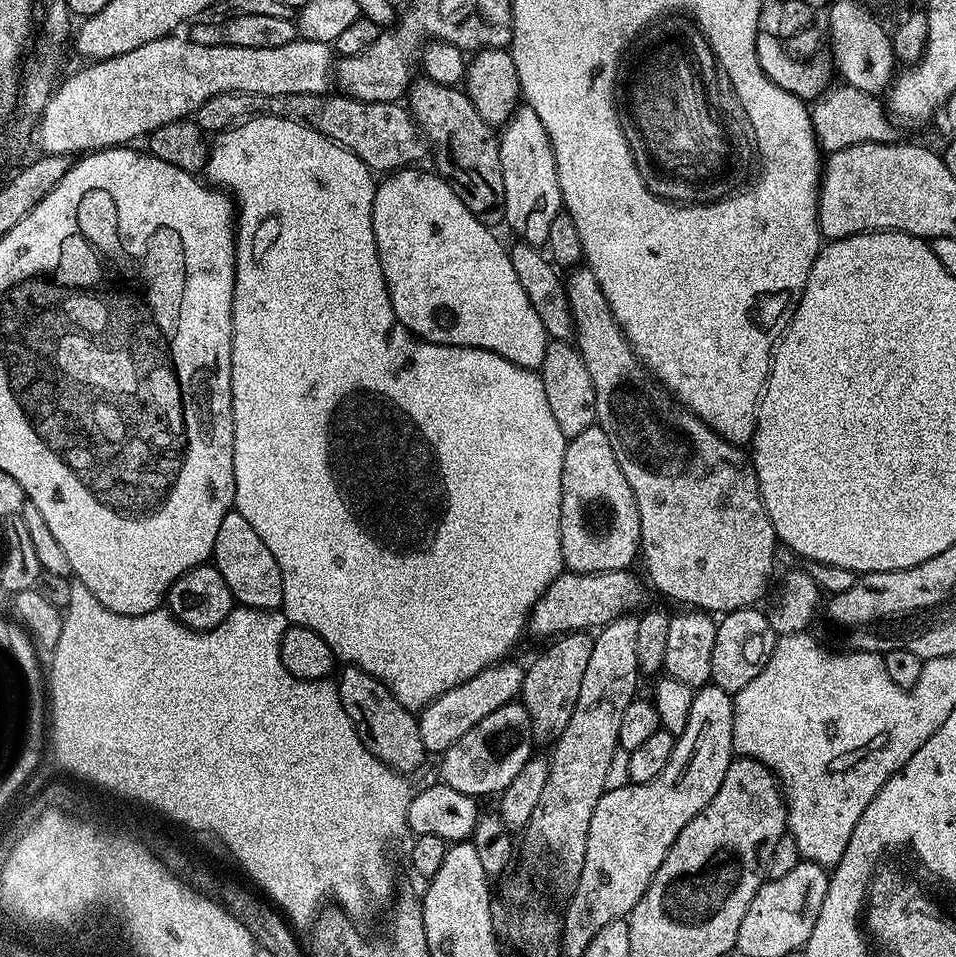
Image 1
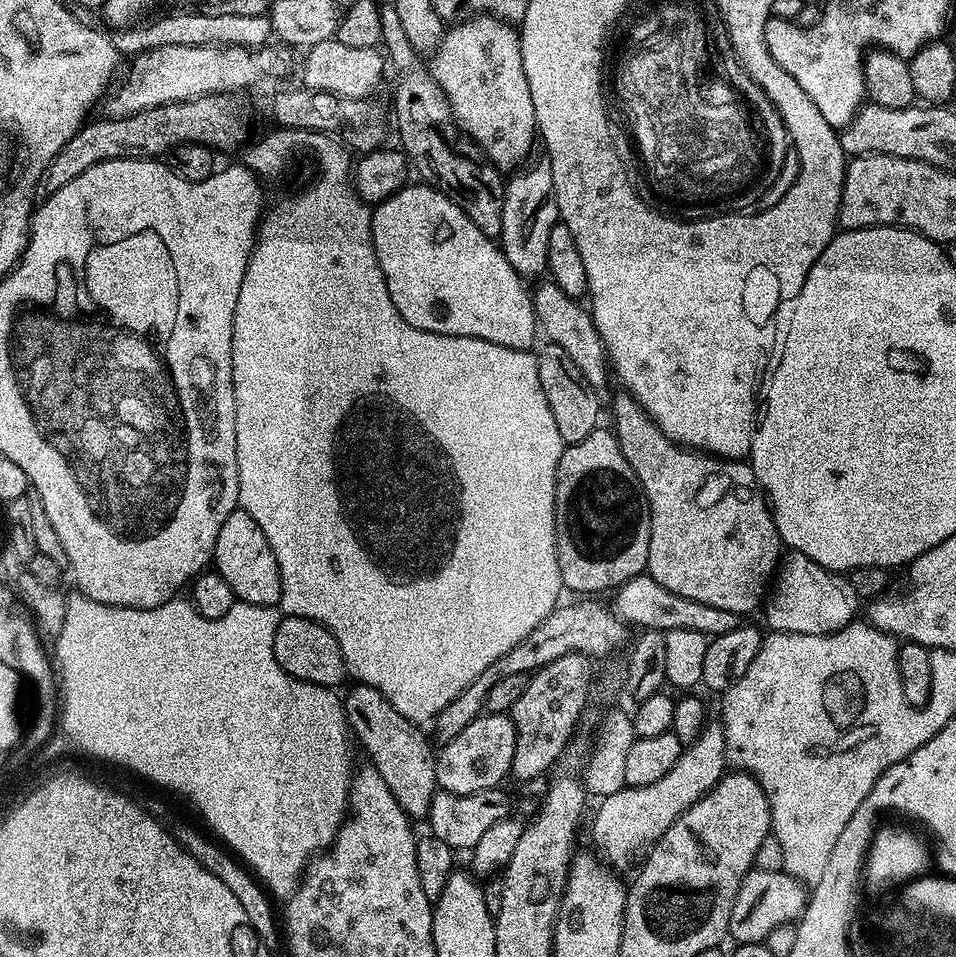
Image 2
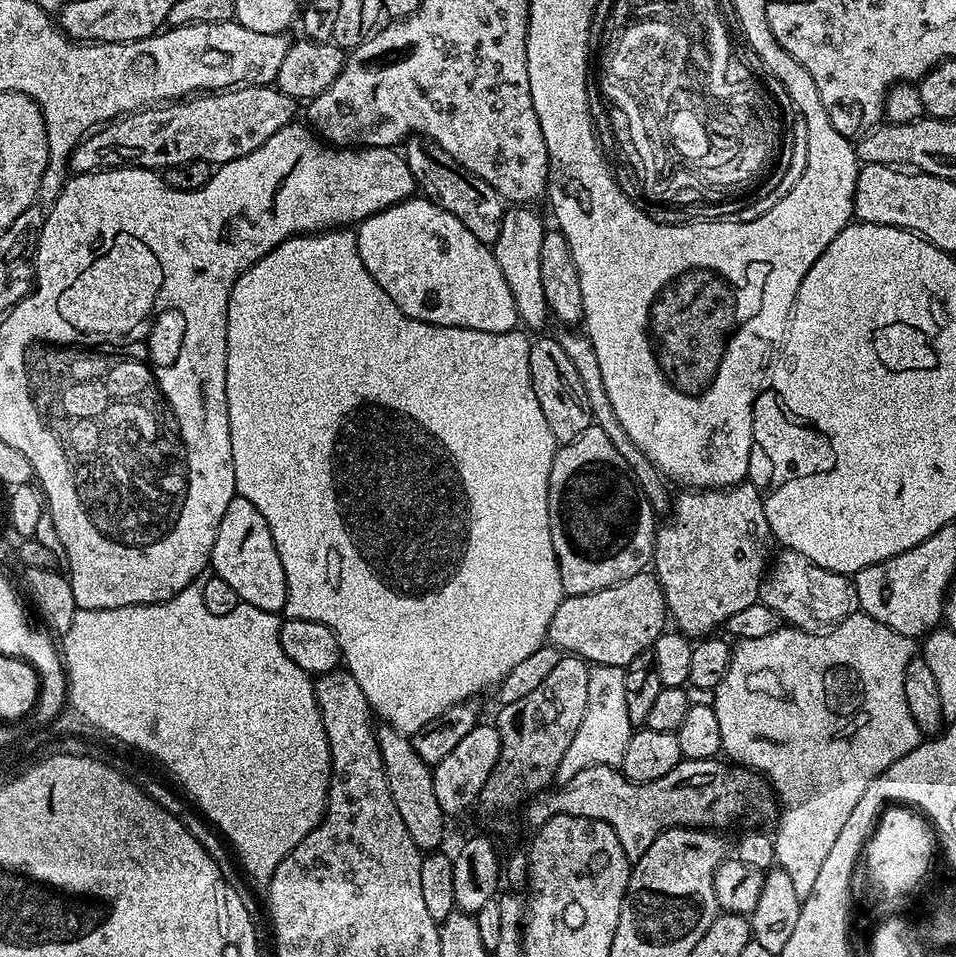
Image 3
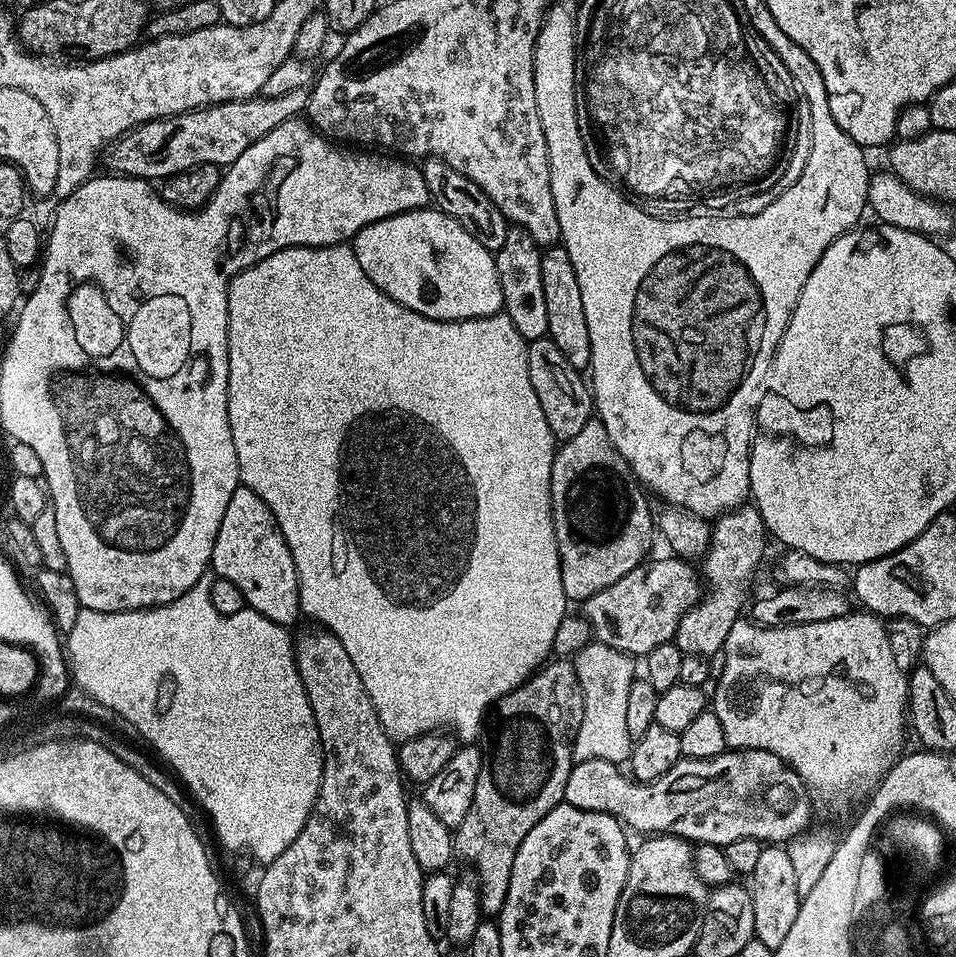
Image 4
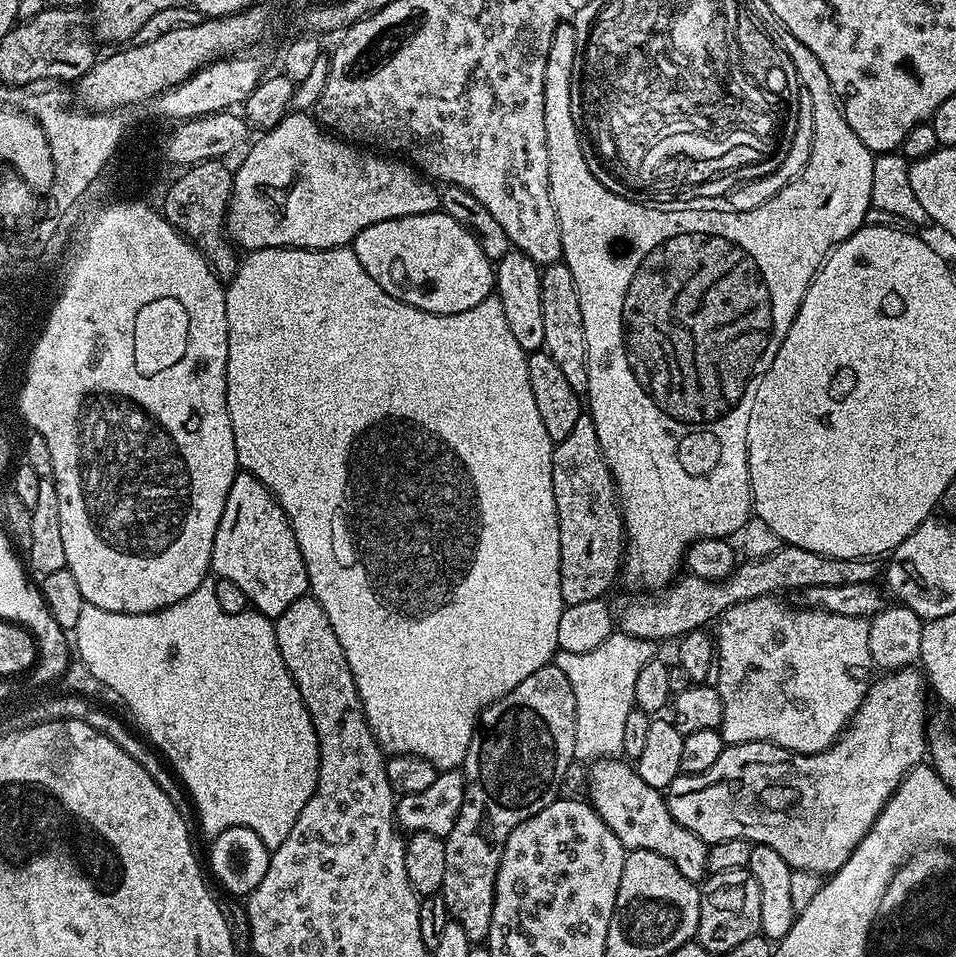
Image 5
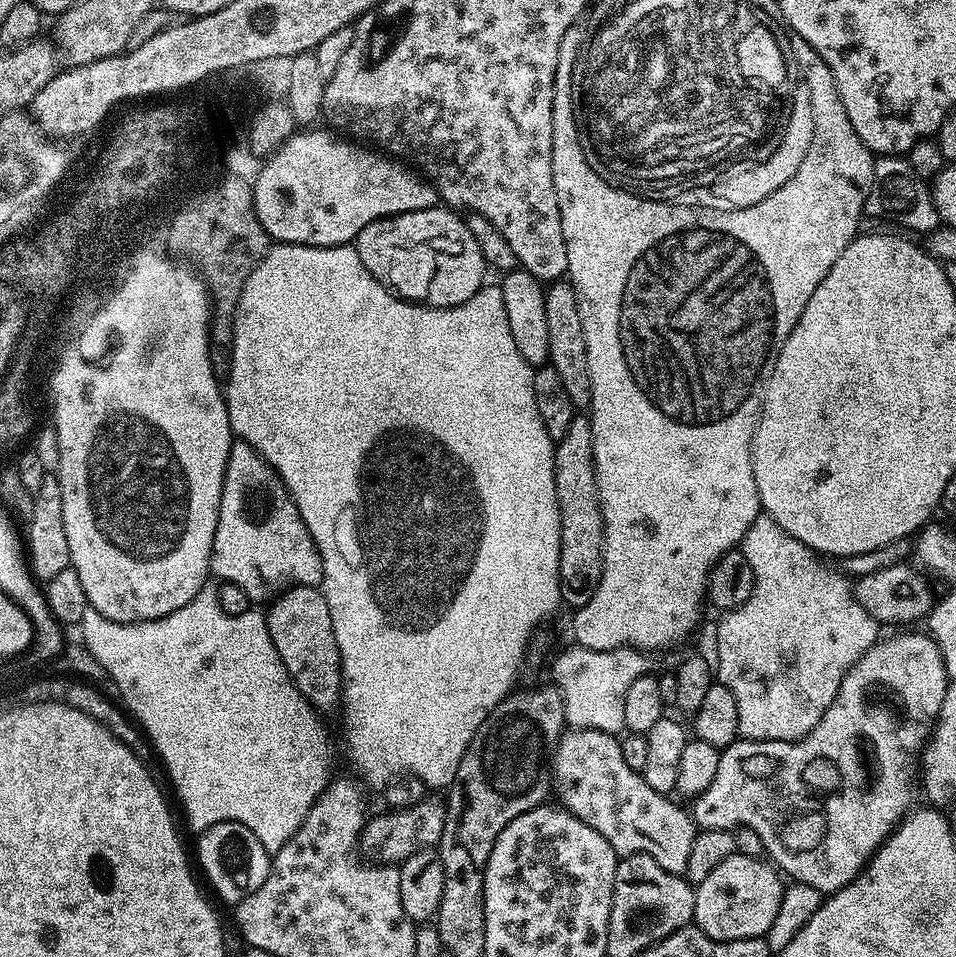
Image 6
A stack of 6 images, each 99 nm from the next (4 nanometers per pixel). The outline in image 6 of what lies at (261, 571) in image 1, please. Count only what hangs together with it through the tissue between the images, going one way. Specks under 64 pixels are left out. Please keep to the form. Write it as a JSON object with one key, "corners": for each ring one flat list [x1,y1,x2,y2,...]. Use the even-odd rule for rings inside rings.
{"corners":[[245,440,233,443,226,462,210,572,217,581,242,586,252,602,271,602,280,593,295,588,297,584,315,588,323,585,326,580,320,551,316,548,314,538,310,538,306,522,302,522,302,514,298,514,298,506,294,506,294,498,290,498,280,475]]}

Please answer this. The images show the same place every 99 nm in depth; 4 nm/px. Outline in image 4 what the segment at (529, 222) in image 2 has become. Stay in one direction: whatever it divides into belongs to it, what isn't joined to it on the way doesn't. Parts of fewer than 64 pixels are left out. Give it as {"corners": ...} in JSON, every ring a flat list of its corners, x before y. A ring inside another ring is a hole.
{"corners":[[509,234,506,242,494,253,496,273,502,286,504,299,503,315,514,322,514,330,524,341,543,340,548,336,546,322,546,294,542,294,542,270,540,269,541,249,527,234]]}

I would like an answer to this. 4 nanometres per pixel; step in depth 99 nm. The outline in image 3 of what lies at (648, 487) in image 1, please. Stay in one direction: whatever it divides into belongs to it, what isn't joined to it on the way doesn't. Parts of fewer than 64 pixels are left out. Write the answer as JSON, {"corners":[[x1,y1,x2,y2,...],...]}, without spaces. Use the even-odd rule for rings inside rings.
{"corners":[[741,482,739,484,732,485,731,488,701,488,699,490,684,490,681,491,681,496,671,501,670,504,670,513,672,512,672,517,669,518,668,524,661,523,659,527,656,529,656,550,654,553,654,575,657,580,659,580,661,587,664,592,664,600,667,604,667,615,671,617,674,621,676,619,675,627,679,629,679,631,683,632,685,636,689,638,704,638,709,634,715,633,717,631,716,627,727,625,728,619,730,618,730,614,738,614,738,610,742,610,745,606,750,606,751,604,757,603,759,601,759,586,761,581,764,579,766,573,766,565,769,563,770,557,768,558,768,540,770,544,770,533,768,530,768,523,766,522,766,510,764,509,764,498,760,491,760,489,756,488,750,482]]}

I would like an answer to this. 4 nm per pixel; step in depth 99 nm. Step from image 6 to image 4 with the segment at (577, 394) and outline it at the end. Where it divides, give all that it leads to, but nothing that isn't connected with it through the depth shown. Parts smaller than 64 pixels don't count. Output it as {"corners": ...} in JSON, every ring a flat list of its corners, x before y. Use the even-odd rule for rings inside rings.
{"corners":[[548,246,541,251,542,294,546,294,546,322,548,336,562,350,568,365,584,370,592,363,590,354,590,330,586,330,586,310,582,310,582,290,578,290,578,278,570,262,570,254,562,246]]}

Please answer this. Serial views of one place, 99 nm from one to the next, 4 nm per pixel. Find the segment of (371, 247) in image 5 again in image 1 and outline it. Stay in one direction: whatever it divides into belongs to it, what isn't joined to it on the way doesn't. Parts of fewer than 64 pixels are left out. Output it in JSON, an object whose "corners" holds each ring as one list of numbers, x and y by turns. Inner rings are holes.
{"corners":[[409,166,401,168,391,174,385,175,376,185,374,194,374,238,378,246,378,258,382,266,382,274,386,278,386,286,390,294,390,302,394,306,396,321,406,326,413,336,427,340,430,344,445,344,446,346,462,346,463,348,481,348,490,350,510,362,514,362,519,368,539,369,540,363,546,358,546,346,549,342,549,334,546,326,542,326,542,318,530,306,530,298,526,298,526,290,522,290,522,282,518,282,518,274,514,274,514,266,508,257,509,249,500,245,500,240,495,236,489,225,478,222,470,210,466,210,466,202,454,194,454,190,435,171,423,172,423,167]]}

